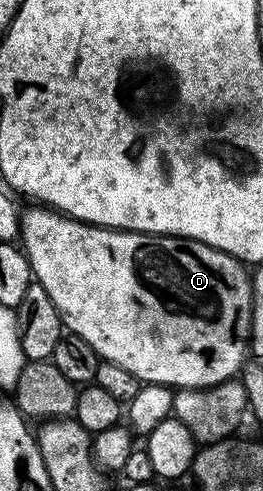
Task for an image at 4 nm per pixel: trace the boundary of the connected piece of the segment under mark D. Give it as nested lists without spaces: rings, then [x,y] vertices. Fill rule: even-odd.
[[[33,205],[30,211],[22,210],[19,215],[19,246],[25,252],[25,259],[29,263],[32,278],[43,289],[47,289],[47,297],[55,305],[55,309],[61,315],[64,330],[71,335],[83,337],[87,345],[91,345],[94,353],[104,362],[114,363],[142,384],[159,383],[170,389],[183,387],[206,386],[209,374],[213,367],[229,367],[233,363],[233,350],[237,343],[233,340],[233,326],[237,323],[237,314],[241,306],[247,303],[247,271],[233,256],[223,253],[206,243],[196,243],[193,239],[178,239],[175,235],[149,235],[145,231],[118,231],[111,227],[97,227],[94,223],[84,223],[82,219],[72,219],[69,215],[63,215],[56,209],[50,209],[45,205]]]

